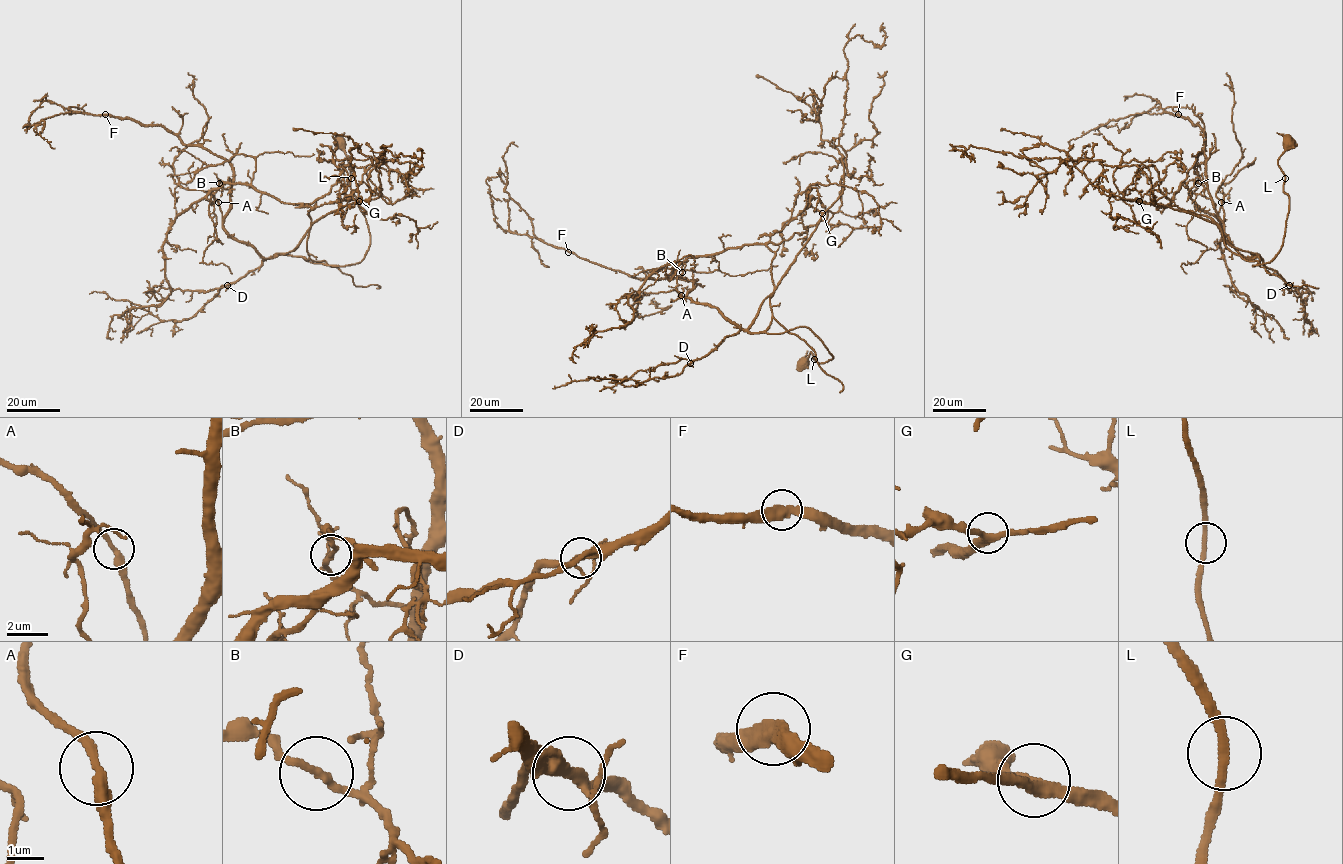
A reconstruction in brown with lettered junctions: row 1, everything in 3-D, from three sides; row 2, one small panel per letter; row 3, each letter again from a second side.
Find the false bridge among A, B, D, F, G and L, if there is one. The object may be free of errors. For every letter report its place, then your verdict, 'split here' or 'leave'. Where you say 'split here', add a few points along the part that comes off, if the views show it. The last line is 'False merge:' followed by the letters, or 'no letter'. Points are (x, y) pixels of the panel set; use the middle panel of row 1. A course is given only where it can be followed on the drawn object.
A: at (681, 295); leave
B: at (682, 272); split here; foreign part runs (682, 272), (688, 257), (765, 244), (775, 253), (770, 325), (726, 337), (678, 375), (552, 388)
D: at (690, 363); leave
F: at (568, 252); leave
G: at (822, 213); leave
L: at (814, 359); leave
False merge: B

